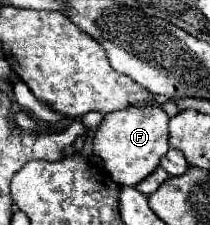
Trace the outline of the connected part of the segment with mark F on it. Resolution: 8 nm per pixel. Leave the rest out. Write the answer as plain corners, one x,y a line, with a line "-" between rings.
129,106
107,114
93,138
93,154
103,160
109,176
121,186
137,186
157,166
161,156
169,150
167,144
169,116
157,106

